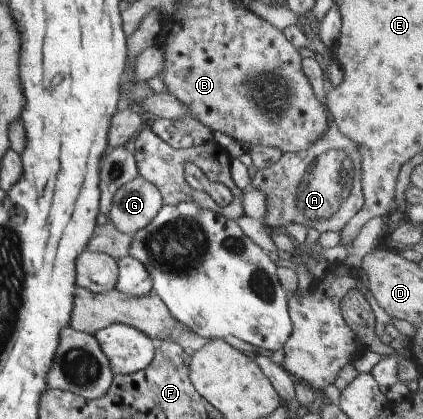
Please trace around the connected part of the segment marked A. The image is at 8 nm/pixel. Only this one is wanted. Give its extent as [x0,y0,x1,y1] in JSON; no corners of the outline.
[249,114,364,233]

